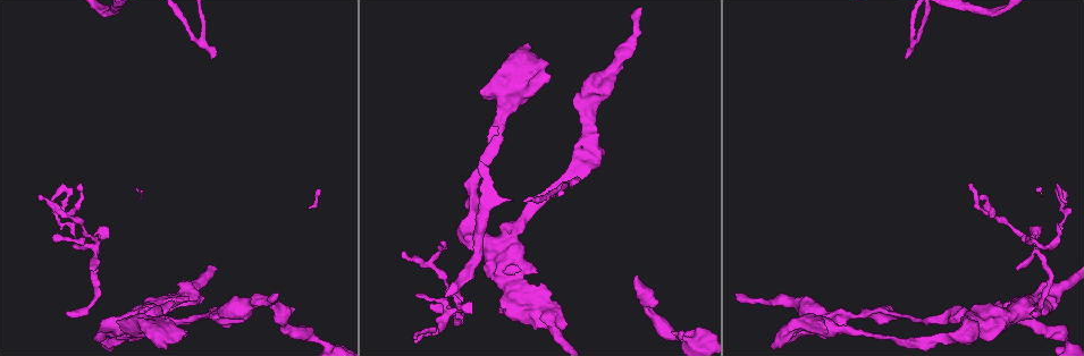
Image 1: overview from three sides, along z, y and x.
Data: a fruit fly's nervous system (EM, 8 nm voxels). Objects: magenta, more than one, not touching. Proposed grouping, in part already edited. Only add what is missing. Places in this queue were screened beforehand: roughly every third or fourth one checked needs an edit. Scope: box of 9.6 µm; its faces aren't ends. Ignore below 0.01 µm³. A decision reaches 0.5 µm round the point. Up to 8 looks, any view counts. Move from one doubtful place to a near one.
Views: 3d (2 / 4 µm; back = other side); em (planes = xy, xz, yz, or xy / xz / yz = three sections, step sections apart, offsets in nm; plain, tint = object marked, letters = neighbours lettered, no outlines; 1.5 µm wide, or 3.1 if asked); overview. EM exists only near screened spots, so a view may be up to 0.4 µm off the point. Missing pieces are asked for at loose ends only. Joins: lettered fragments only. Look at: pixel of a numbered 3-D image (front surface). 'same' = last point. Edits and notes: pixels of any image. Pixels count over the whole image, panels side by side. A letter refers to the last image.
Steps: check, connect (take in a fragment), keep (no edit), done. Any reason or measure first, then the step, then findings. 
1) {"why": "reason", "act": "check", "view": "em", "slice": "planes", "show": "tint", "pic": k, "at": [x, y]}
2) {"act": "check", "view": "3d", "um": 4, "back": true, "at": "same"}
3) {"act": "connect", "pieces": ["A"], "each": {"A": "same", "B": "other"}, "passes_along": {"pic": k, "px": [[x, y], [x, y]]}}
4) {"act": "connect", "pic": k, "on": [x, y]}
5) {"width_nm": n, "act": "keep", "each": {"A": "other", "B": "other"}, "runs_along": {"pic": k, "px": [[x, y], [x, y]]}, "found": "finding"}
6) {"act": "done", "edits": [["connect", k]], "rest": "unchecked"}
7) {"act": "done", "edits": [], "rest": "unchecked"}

{"act": "check", "view": "em", "slice": "planes", "show": "letters", "pic": 1, "at": [1032, 313]}

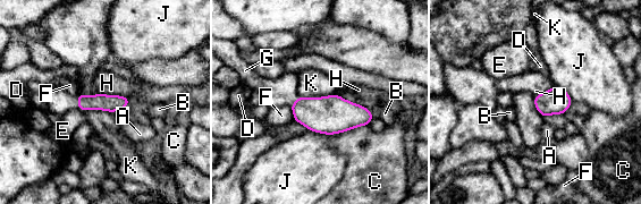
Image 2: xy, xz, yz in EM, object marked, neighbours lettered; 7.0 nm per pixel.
{"width_nm": 120, "act": "connect", "pic": 2, "on": [58, 101], "each": {"A": "other", "B": "other", "C": "other", "D": "other", "E": "other", "F": "other", "G": "same", "H": "other", "J": "other", "K": "other"}, "passes_along": {"pic": 2, "px": [[111, 103], [78, 102], [58, 101]]}, "found": "it goes on there"}

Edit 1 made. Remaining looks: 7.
{"why": "see it whole again", "act": "check", "view": "overview"}

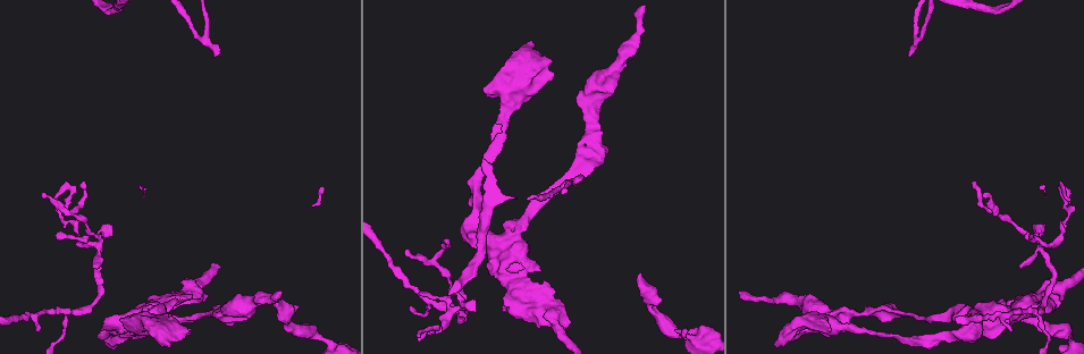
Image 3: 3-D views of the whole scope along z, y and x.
{"act": "check", "view": "em", "slice": "yz", "step": 8, "show": "plain", "pic": 3, "at": [42, 194]}

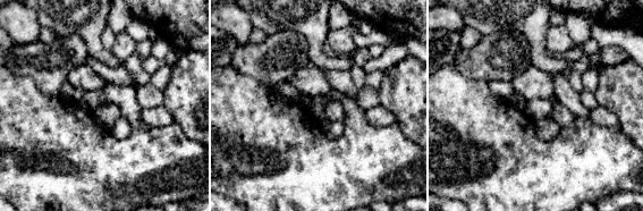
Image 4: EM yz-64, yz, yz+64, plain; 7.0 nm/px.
{"why": "what lies round it", "act": "check", "view": "em", "slice": "yz", "step": 8, "show": "letters", "at": "same"}

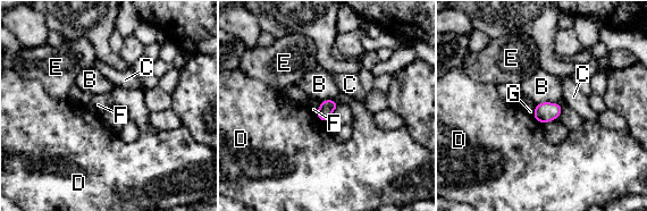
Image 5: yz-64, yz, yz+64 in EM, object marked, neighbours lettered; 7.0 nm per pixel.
{"longest_contact_nm": ["B", 190], "act": "keep", "each": {"B": "other", "C": "other", "D": "other", "E": "other", "F": "other", "G": "other"}, "found": "no lettered fragment goes on from it"}

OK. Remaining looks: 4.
{"why": "end of a long branch", "act": "check", "view": "3d", "um": 4, "pic": 3, "at": [277, 303]}

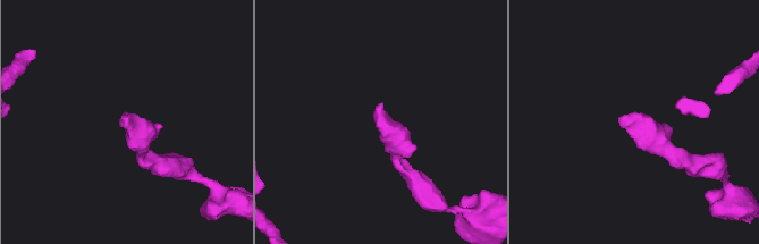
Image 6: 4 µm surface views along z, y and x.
{"act": "check", "view": "em", "slice": "xz", "step": 4, "show": "tint", "pic": 6, "at": [380, 103]}

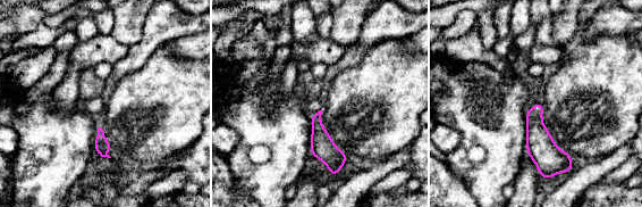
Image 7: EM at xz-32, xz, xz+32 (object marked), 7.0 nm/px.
{"act": "check", "view": "em", "slice": "xy", "step": 4, "show": "letters", "at": "same"}

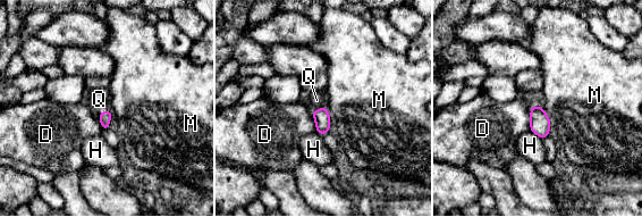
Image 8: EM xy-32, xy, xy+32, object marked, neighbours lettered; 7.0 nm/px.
{"act": "connect", "pic": 8, "on": [317, 100], "each": {"D": "other", "H": "other", "M": "other", "Q": "same"}, "passes_along": {"pic": 8, "px": [[321, 116], [319, 108], [317, 100]]}, "found": "the cell continues"}

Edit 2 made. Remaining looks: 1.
{"act": "done", "edits": [["connect", 2], ["connect", 8]], "rest": "unchecked"}

